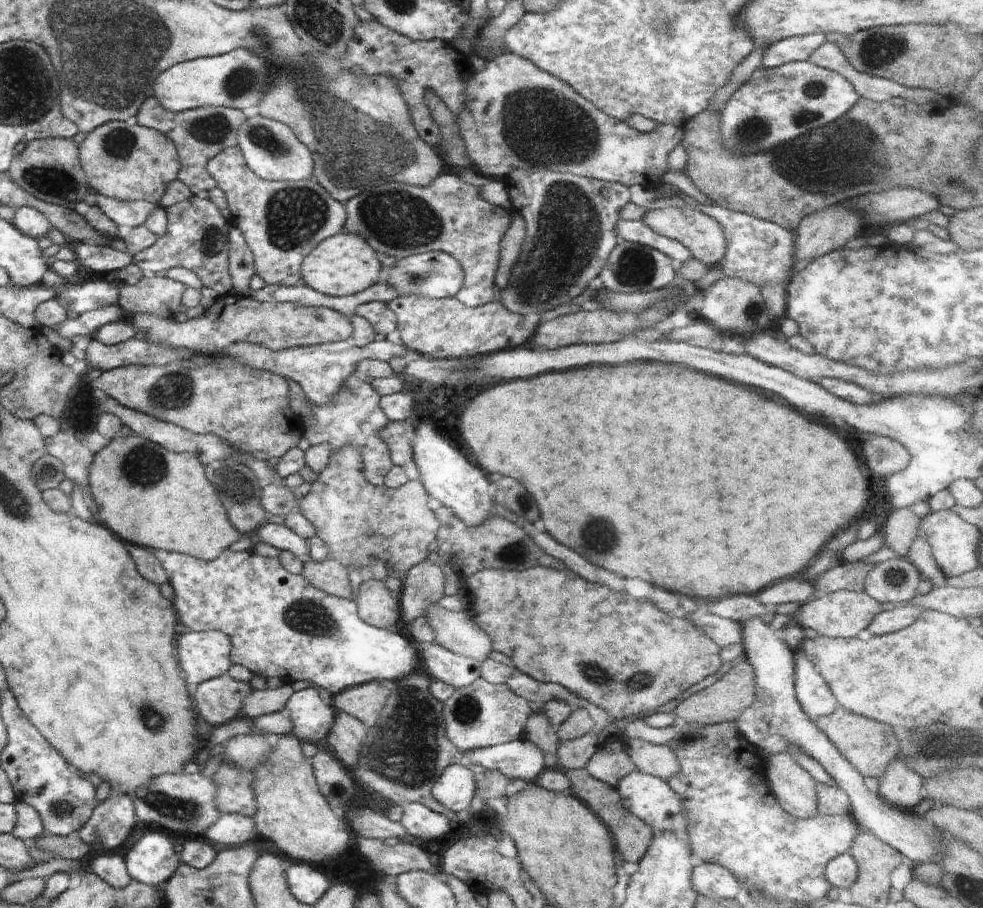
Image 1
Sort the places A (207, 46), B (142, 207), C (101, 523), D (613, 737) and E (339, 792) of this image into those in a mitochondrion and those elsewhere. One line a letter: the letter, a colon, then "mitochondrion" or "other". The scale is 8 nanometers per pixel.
A: other
B: other
C: other
D: other
E: mitochondrion

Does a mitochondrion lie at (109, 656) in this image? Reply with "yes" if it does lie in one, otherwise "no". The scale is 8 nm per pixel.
no

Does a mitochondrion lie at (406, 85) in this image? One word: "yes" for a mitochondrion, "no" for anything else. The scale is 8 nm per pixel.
no

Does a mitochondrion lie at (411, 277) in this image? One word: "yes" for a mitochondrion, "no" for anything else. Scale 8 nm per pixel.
yes

